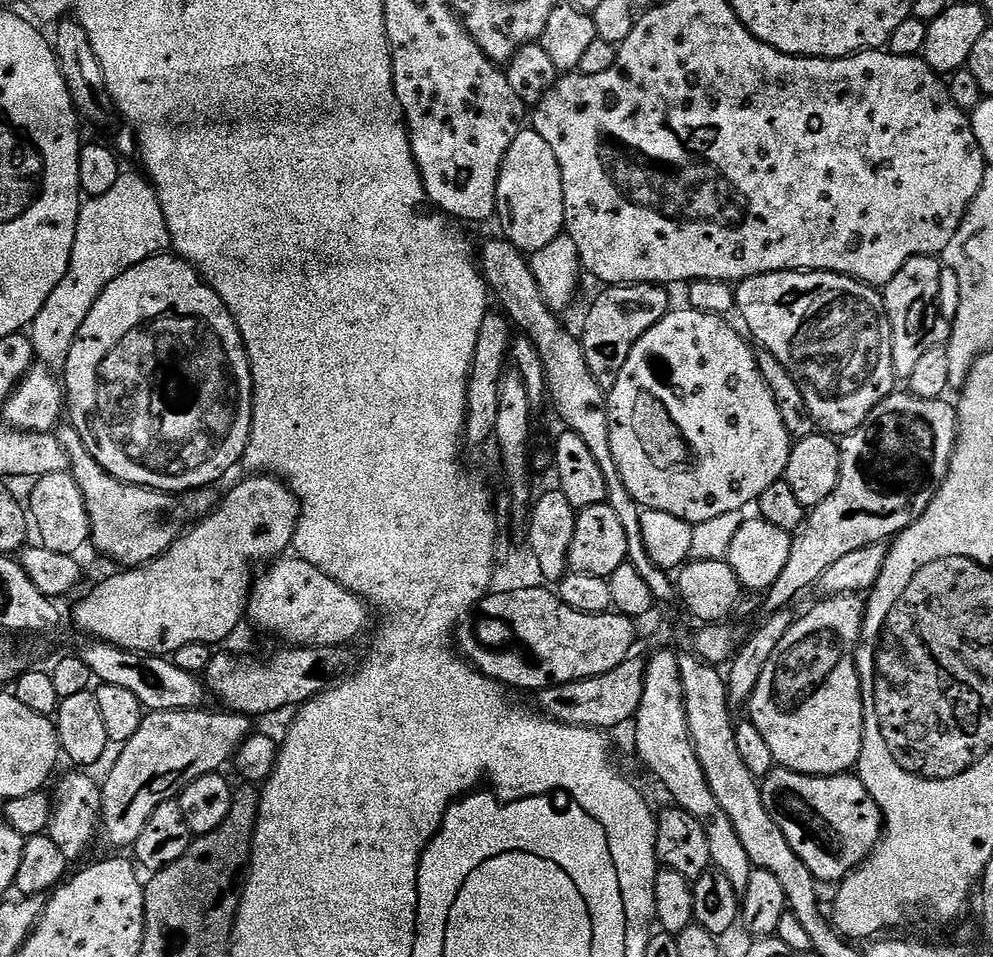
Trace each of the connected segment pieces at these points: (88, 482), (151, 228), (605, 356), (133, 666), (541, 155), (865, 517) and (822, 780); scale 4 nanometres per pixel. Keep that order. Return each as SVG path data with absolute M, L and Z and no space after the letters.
M64 427L59 429L58 435L68 455L74 482L78 482L78 490L82 490L82 498L86 500L86 514L92 531L91 547L109 556L121 569L137 568L161 556L180 539L189 523L188 508L180 501L183 499L114 478L93 458L90 450L86 450L86 442L82 442L78 430Z
M125 171L106 194L81 203L66 278L54 286L54 294L46 298L46 306L38 310L38 318L30 325L32 349L43 367L63 369L66 358L70 358L70 346L74 346L82 322L86 322L86 314L94 310L94 302L98 302L102 290L106 290L114 278L138 266L138 262L169 251L172 239L162 206L151 183L140 176Z
M617 284L603 291L584 320L582 343L590 374L598 378L598 386L610 390L618 382L618 374L622 374L622 366L626 366L626 358L630 358L630 350L634 350L638 338L668 315L669 289L658 284Z
M89 639L88 644L78 648L78 655L86 666L90 666L93 677L100 684L122 686L138 697L138 702L148 712L190 712L201 707L206 697L206 685L200 676L186 670L178 670L171 659L162 656L151 656L145 652L135 652L107 644L101 640Z
M522 130L514 138L500 167L495 219L500 220L503 239L525 254L542 250L542 246L554 242L565 231L562 170L546 138L534 130Z
M897 390L892 395L887 396L882 402L878 402L878 406L874 406L874 410L870 410L868 420L862 422L862 426L858 426L858 430L848 433L839 441L840 445L840 477L838 478L838 486L834 486L834 494L830 494L830 498L826 498L826 502L822 502L817 508L811 509L807 513L806 519L802 527L792 536L792 545L790 546L790 558L786 558L786 567L783 568L782 574L778 574L778 582L774 582L766 589L766 595L762 600L762 608L765 613L777 612L783 608L789 607L799 592L804 592L808 587L819 585L822 574L826 570L830 570L830 566L834 566L834 562L839 562L846 554L850 554L854 550L862 550L862 546L870 546L871 544L882 544L891 541L899 536L902 530L906 530L921 516L930 506L930 502L938 494L938 490L944 485L944 479L948 477L948 467L950 466L950 458L954 454L954 446L958 435L958 412L955 407L952 408L947 404L947 399L941 398L931 400L930 398L918 398L913 396L907 390Z
M777 766L769 776L763 777L760 793L770 818L778 822L778 830L786 834L786 842L790 842L794 854L798 854L798 858L806 862L810 874L814 874L817 880L843 880L876 850L876 845L882 839L884 816L874 798L870 798L859 775L803 776L801 772L791 772L789 768Z

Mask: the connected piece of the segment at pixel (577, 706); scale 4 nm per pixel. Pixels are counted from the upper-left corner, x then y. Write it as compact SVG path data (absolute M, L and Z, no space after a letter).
M630 658L622 662L622 666L601 676L539 689L539 711L550 720L557 720L560 724L569 724L579 728L609 730L608 728L616 728L627 720L629 723L635 717L640 705L640 692L644 688L646 664L643 659L636 659Z

